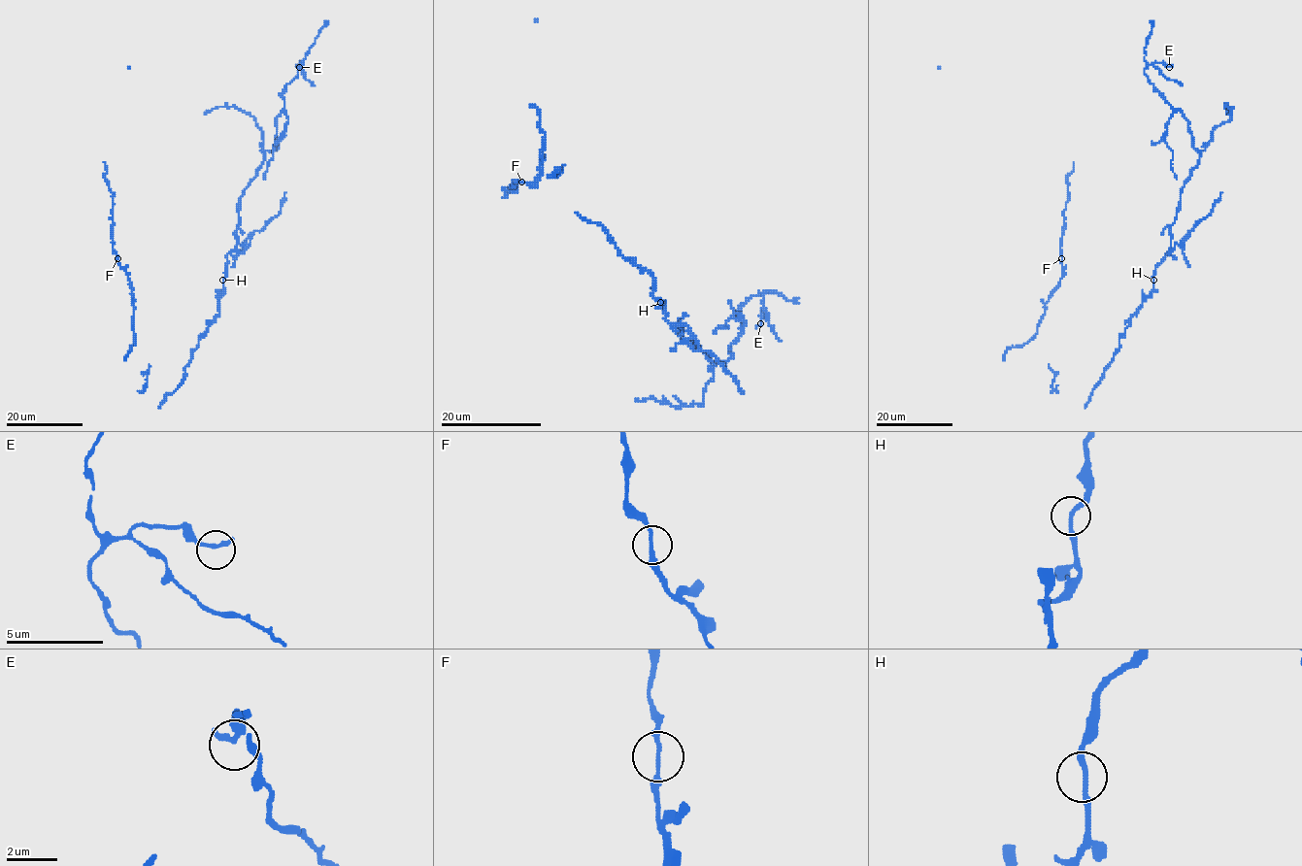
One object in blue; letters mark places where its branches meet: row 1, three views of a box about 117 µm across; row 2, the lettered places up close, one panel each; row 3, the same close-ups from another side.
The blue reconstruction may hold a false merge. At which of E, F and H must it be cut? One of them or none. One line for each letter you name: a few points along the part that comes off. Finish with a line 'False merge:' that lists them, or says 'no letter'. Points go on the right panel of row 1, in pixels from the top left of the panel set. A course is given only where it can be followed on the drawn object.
False merge: no letter

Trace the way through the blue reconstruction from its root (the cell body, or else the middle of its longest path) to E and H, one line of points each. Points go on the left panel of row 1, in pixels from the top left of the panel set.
E: (173, 391), (218, 313), (226, 255), (238, 242), (239, 199), (265, 152), (278, 147), (282, 92), (299, 67)
H: (173, 391), (183, 381), (184, 368), (198, 340), (218, 313), (217, 297), (223, 291), (222, 280)

